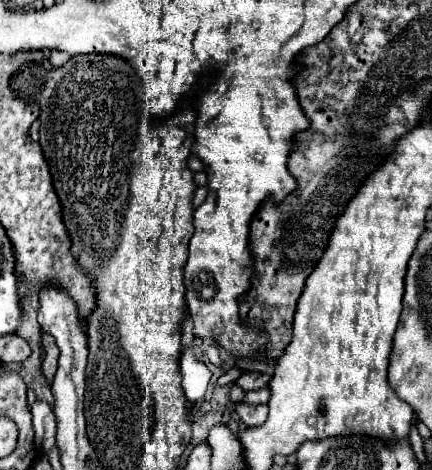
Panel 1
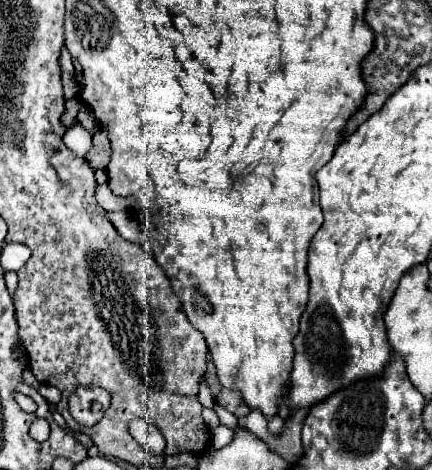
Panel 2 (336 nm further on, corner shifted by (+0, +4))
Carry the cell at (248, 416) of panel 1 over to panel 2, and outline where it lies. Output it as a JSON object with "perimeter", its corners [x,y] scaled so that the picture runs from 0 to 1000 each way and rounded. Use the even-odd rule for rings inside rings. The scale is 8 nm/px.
{"perimeter":[[[512,830],[507,834],[507,843],[498,847],[521,872],[530,872],[535,881],[544,881],[549,889],[563,889],[563,885],[572,885],[581,872],[576,872],[576,864],[563,855],[563,847],[553,843],[553,834],[539,834],[539,830]]]}

